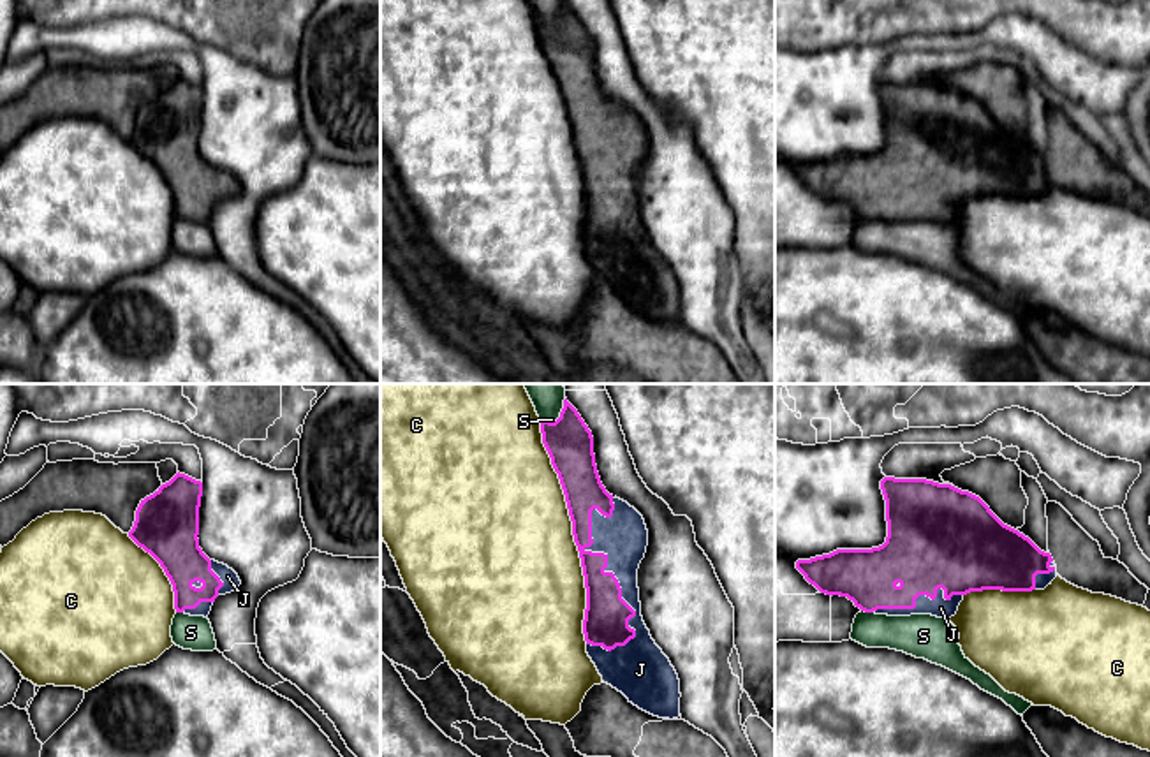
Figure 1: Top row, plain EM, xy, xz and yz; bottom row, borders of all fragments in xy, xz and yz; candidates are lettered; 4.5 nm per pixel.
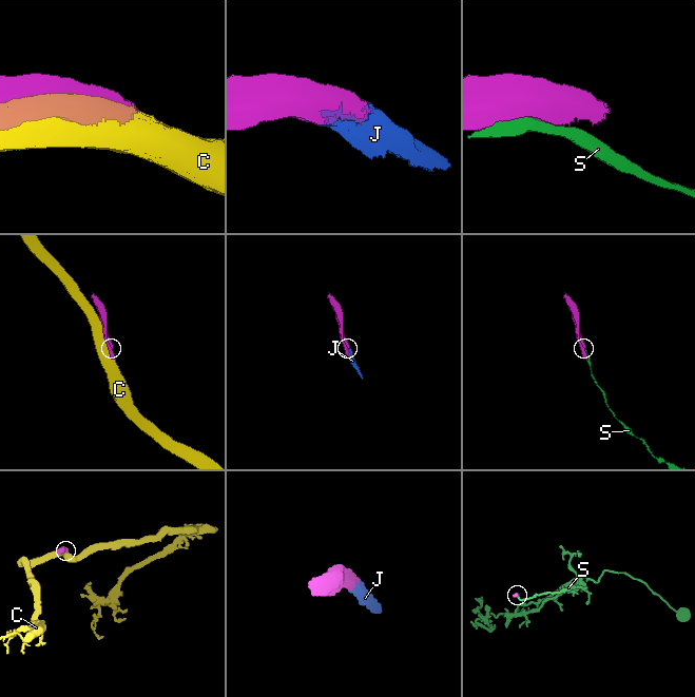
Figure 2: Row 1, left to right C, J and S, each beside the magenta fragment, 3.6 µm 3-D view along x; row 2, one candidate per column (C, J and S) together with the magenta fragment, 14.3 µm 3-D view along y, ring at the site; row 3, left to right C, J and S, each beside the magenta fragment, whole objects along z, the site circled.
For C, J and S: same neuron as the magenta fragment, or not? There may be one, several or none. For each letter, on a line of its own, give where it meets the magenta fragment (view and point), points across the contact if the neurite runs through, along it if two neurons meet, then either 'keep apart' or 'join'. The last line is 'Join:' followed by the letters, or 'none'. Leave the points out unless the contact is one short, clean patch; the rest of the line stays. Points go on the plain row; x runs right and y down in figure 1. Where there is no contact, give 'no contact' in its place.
C: xz (573, 138) | keep apart
J: xz (606, 171) | join
S: xz (559, 23) | keep apart
Join: J

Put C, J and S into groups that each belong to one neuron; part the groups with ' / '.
C / J / S

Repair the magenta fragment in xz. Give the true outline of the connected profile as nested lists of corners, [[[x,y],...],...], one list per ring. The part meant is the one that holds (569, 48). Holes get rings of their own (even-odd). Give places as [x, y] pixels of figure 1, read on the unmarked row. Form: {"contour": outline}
{"contour": [[[567,4],[555,28],[539,28],[581,164],[586,259],[602,287],[629,308],[659,324],[678,324],[678,280],[641,222],[638,174],[648,151],[645,125],[602,92],[592,37]]]}

